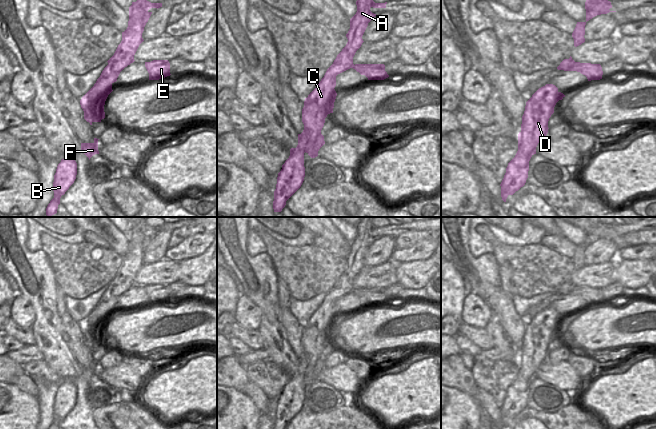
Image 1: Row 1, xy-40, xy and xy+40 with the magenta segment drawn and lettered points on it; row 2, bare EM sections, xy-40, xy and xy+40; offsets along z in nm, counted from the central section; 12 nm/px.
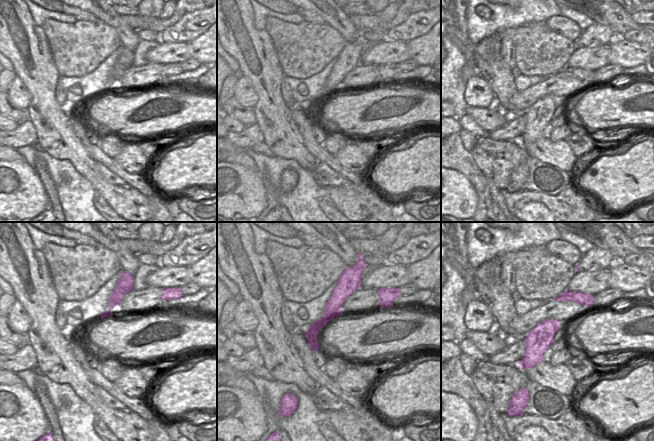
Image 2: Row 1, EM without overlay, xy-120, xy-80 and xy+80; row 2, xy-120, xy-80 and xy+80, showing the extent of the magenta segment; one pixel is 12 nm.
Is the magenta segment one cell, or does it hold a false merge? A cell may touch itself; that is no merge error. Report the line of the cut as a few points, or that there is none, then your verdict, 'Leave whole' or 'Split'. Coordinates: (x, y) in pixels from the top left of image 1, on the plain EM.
Split along xy (354, 289), (351, 291). Split.

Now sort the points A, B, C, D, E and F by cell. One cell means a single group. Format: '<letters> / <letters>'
A B C D F / E

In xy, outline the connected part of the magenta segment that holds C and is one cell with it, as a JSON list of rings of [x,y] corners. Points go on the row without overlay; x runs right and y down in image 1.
[[[362,217],[357,223],[357,236],[350,243],[350,253],[346,258],[348,266],[342,275],[337,279],[333,288],[327,293],[324,301],[321,303],[317,311],[305,322],[304,331],[302,333],[302,346],[304,354],[298,358],[298,369],[296,372],[290,373],[290,380],[282,389],[281,395],[278,397],[276,413],[274,415],[273,429],[286,429],[286,425],[301,411],[305,401],[304,377],[306,376],[311,382],[318,380],[319,373],[325,368],[324,360],[321,354],[328,338],[333,337],[334,326],[337,320],[335,315],[336,300],[354,290],[353,281],[356,275],[364,266],[362,260],[368,250],[368,247],[376,240],[370,235],[370,232],[386,232],[385,227],[375,227],[372,224],[374,217]]]

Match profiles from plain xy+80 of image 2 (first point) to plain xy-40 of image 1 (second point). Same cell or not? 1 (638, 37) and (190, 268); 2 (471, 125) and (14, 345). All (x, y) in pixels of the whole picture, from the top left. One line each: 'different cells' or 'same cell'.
1: different cells
2: same cell

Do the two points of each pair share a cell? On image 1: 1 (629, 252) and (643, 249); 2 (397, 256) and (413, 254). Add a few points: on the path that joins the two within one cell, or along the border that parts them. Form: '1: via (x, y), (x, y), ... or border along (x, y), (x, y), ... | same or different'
1: via (632, 252), (640, 252) | same
2: via (401, 255), (409, 254) | same

